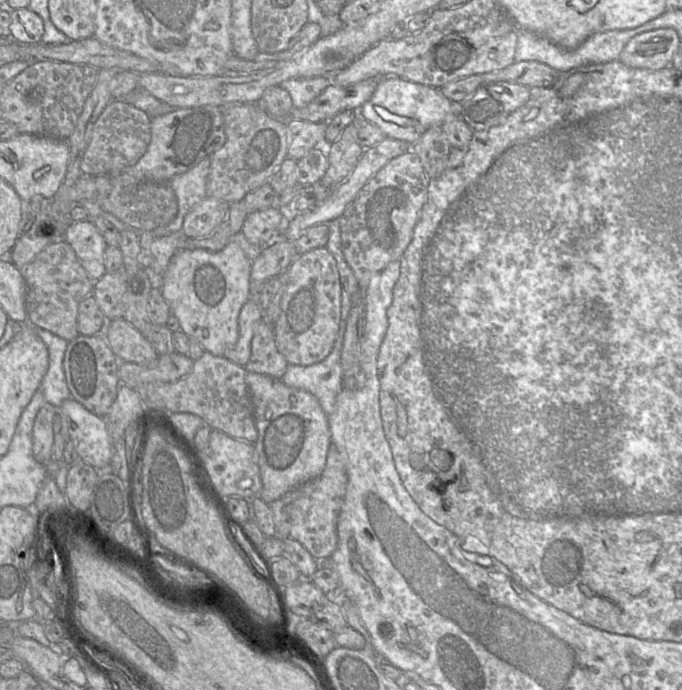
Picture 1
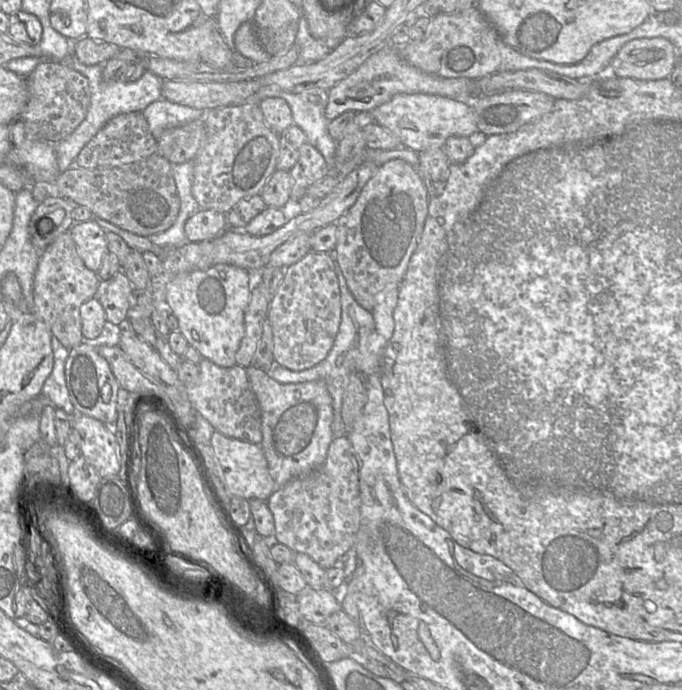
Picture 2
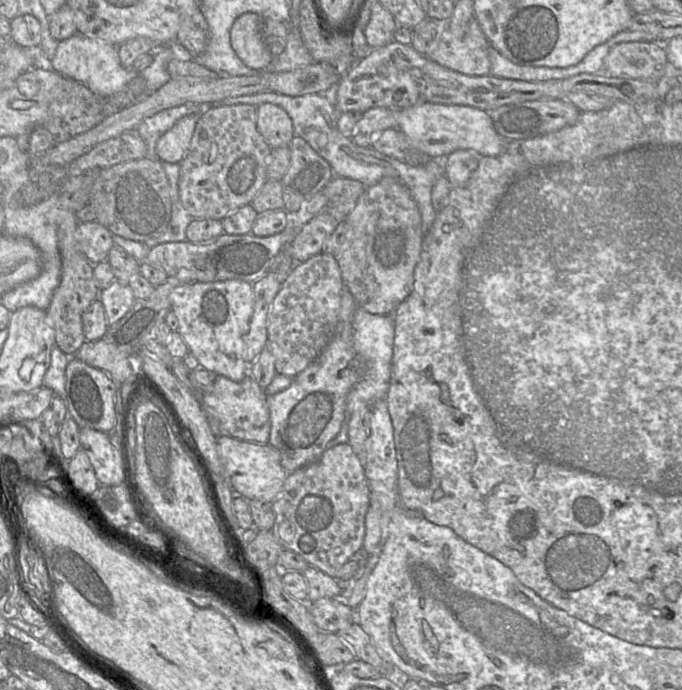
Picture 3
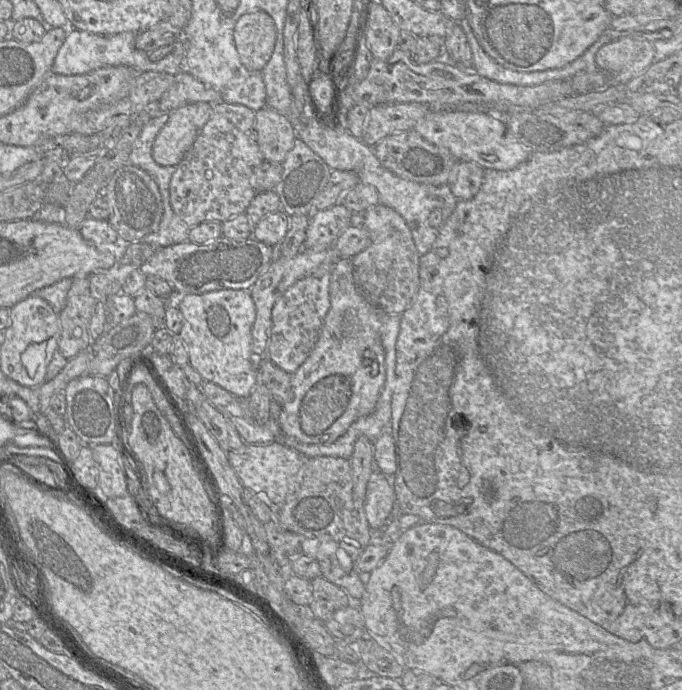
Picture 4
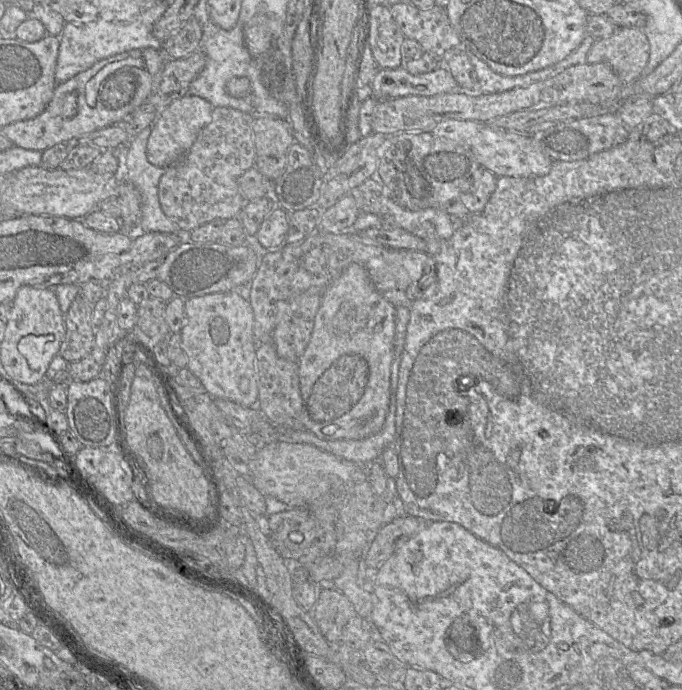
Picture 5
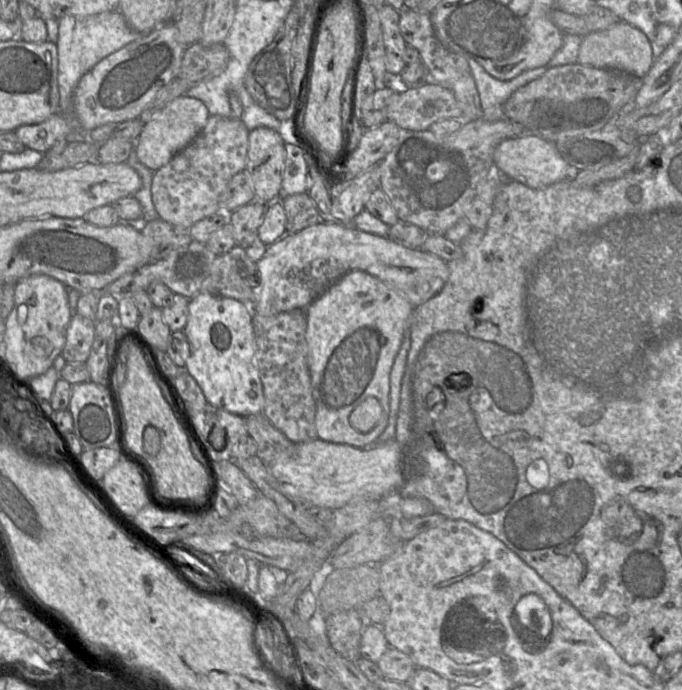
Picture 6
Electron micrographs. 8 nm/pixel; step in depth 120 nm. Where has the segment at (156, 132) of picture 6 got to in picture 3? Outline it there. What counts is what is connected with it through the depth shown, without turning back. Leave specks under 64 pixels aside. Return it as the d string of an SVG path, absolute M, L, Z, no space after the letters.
M200 114L185 116L159 138L156 154L161 162L180 163L184 159L199 118Z

